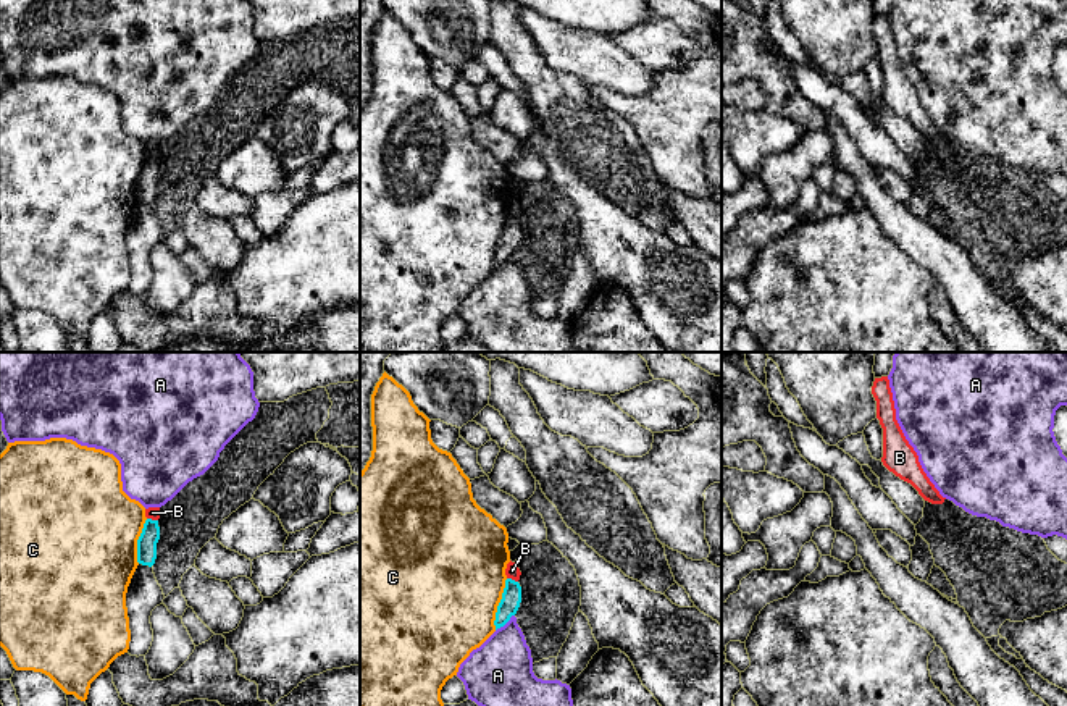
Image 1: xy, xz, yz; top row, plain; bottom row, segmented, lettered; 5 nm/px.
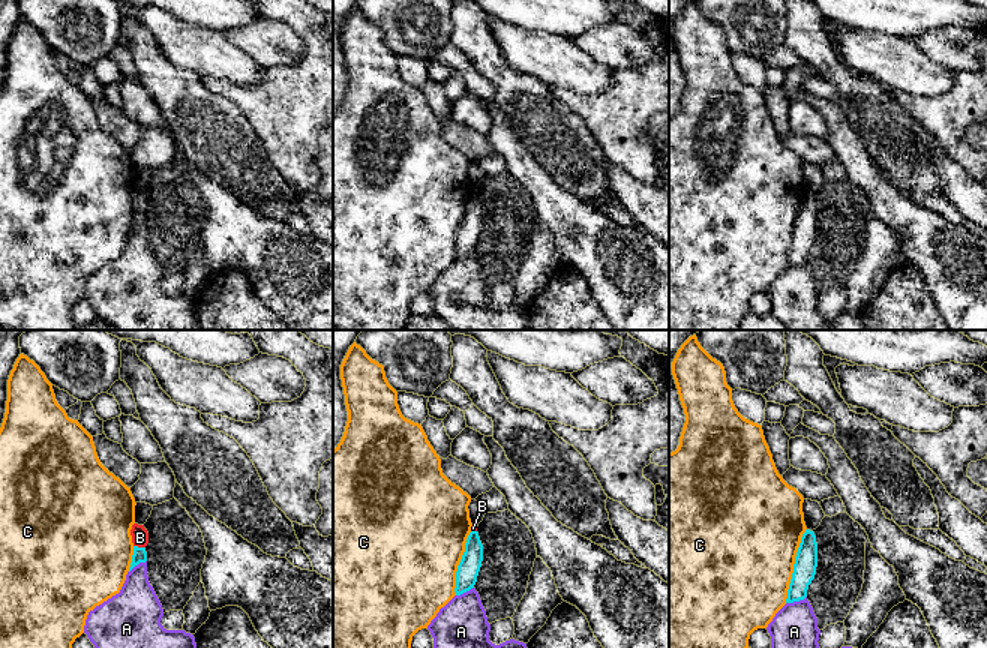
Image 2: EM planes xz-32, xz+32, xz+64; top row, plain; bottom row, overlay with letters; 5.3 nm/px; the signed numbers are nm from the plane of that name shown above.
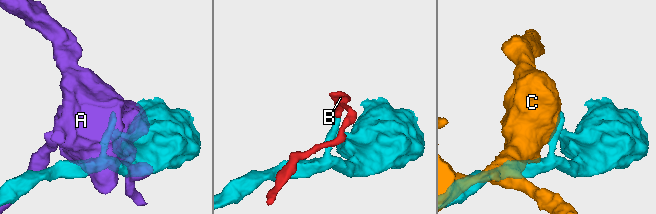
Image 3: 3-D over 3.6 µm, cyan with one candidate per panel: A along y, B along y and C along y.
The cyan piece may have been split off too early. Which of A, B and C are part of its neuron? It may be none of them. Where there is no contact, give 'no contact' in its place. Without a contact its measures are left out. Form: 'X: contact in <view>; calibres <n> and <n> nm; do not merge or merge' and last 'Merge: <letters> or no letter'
A: contact in xz; calibres 100 and 320 nm; do not merge
B: contact in xy; calibres 100 and 60 nm; do not merge
C: contact in xz; calibres 100 and 480 nm; do not merge
Merge: no letter

